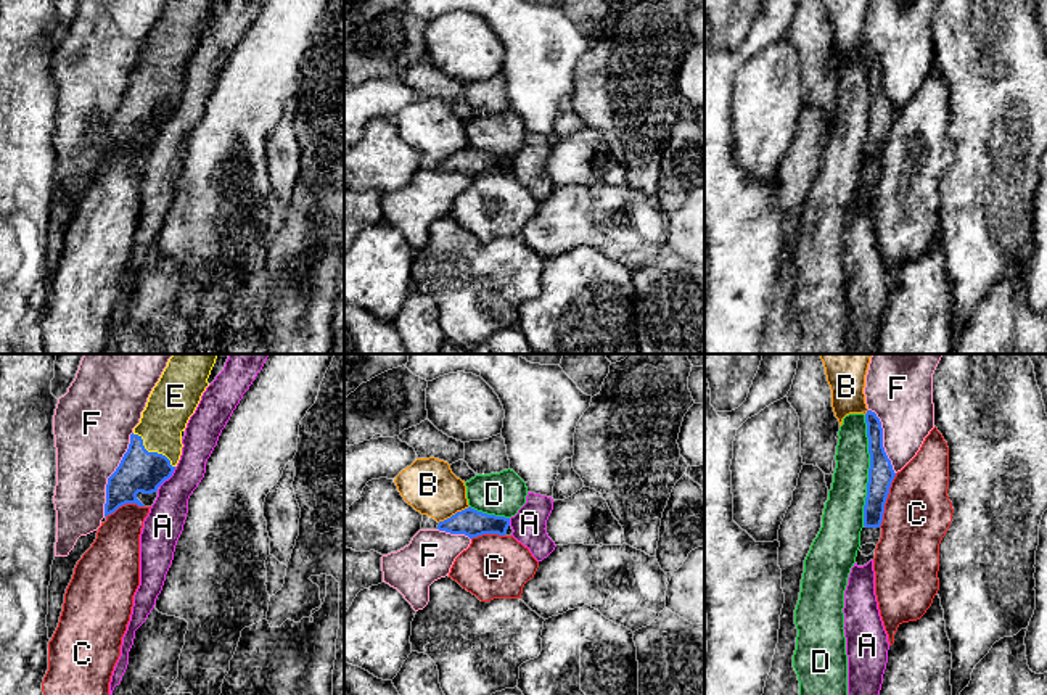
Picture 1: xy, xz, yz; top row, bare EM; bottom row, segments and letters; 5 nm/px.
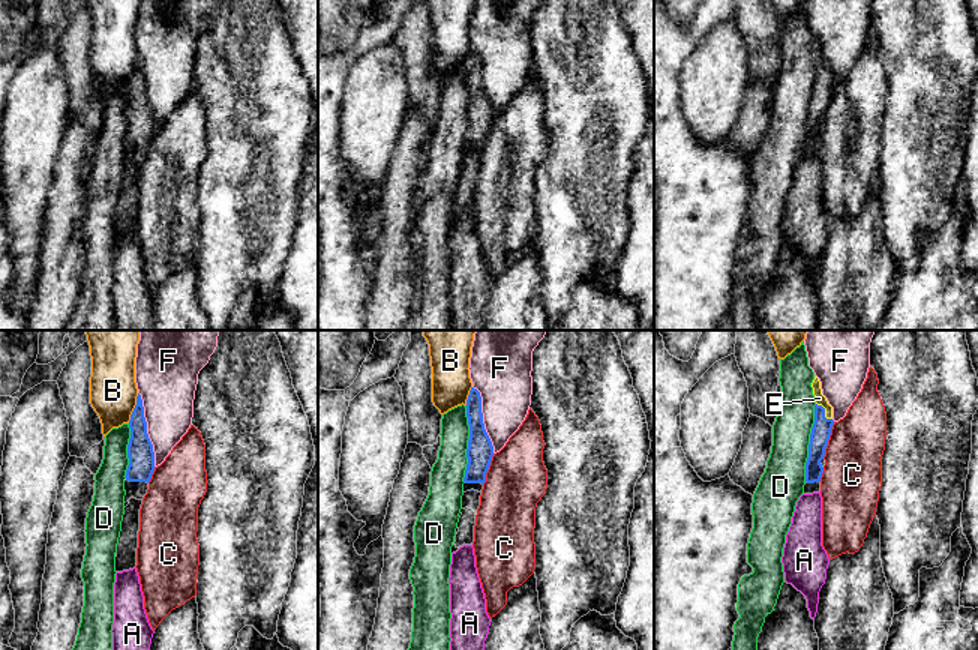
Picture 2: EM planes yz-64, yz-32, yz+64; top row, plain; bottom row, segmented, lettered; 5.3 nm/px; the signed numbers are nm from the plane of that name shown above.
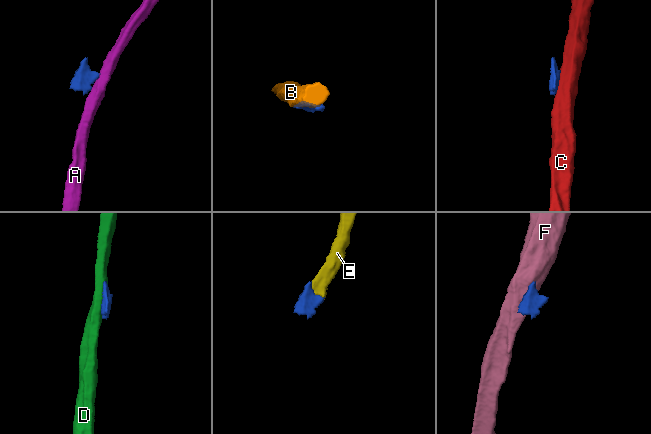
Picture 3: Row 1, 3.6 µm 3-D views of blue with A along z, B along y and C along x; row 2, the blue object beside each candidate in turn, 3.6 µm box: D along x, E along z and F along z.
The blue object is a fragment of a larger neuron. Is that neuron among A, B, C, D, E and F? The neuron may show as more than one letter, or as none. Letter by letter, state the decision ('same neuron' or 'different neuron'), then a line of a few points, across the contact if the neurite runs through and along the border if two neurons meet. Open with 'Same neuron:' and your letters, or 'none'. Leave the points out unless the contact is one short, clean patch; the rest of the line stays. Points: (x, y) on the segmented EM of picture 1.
Same neuron: E
A: different neuron
B: different neuron
C: different neuron; line yz (896, 473), (885, 504), (883, 520), (878, 526)
D: different neuron
E: same neuron; line xy (143, 472), (151, 452), (169, 406)
F: different neuron

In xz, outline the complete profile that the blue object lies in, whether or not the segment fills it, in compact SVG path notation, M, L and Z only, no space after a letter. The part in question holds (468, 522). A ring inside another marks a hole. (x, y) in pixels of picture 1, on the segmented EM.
M468 507L450 518L439 521L437 529L450 534L465 534L473 539L482 534L505 536L508 526L510 518L487 515Z

